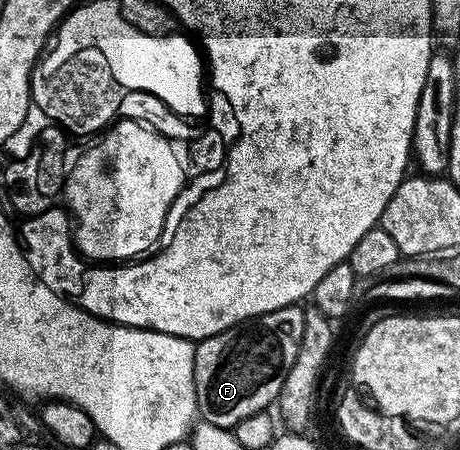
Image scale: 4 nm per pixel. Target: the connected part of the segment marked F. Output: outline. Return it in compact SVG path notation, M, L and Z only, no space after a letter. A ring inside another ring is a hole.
M299 305L278 308L269 314L237 326L226 328L209 338L201 338L195 343L194 384L196 385L196 409L199 417L210 424L218 424L218 428L232 430L246 416L254 416L258 412L268 410L279 399L280 389L286 380L286 372L294 364L298 356L298 348L302 340L304 327L304 311Z

